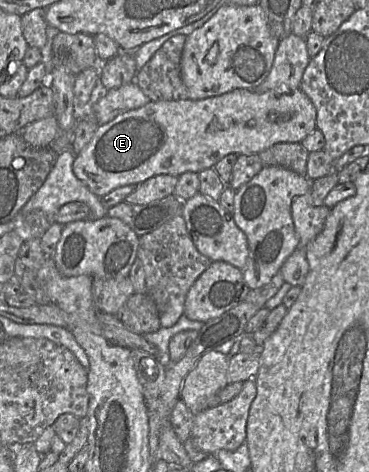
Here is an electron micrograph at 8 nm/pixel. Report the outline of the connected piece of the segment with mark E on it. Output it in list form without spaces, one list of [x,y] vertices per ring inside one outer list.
[[[235,89],[205,99],[150,100],[137,109],[122,113],[99,125],[89,143],[78,153],[73,172],[100,199],[112,190],[140,184],[160,174],[180,176],[191,171],[200,173],[213,168],[228,154],[259,154],[278,143],[301,142],[316,127],[317,111],[312,100],[300,89],[290,94],[276,95],[250,89]]]

